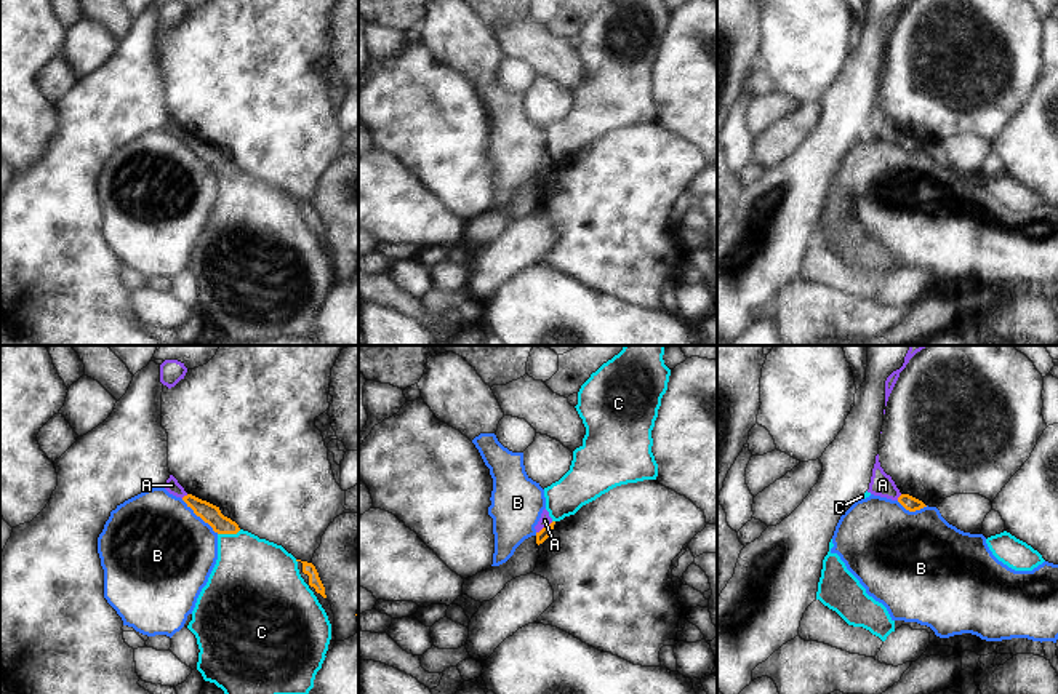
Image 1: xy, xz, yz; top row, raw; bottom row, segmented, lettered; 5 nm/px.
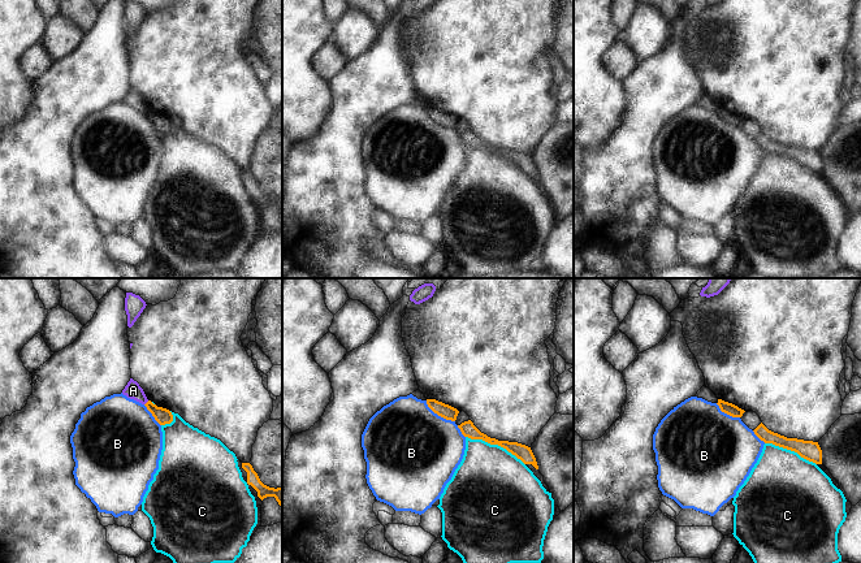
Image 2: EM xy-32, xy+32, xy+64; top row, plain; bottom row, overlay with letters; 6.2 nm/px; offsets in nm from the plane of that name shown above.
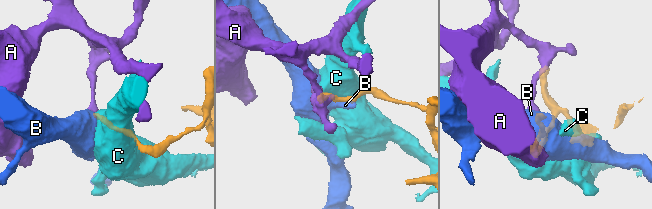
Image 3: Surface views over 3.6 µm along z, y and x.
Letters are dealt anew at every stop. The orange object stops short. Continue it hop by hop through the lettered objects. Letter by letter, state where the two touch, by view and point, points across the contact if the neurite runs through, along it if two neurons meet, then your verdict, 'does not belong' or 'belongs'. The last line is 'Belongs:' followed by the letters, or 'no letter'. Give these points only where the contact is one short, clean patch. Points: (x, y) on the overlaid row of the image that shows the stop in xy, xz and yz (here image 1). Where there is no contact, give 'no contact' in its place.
A: xz (546, 526) | along xz (553, 522), (537, 533) | does not belong
B: xy (200, 517) | does not belong
C: xy (229, 533) | does not belong
Belongs: no letter

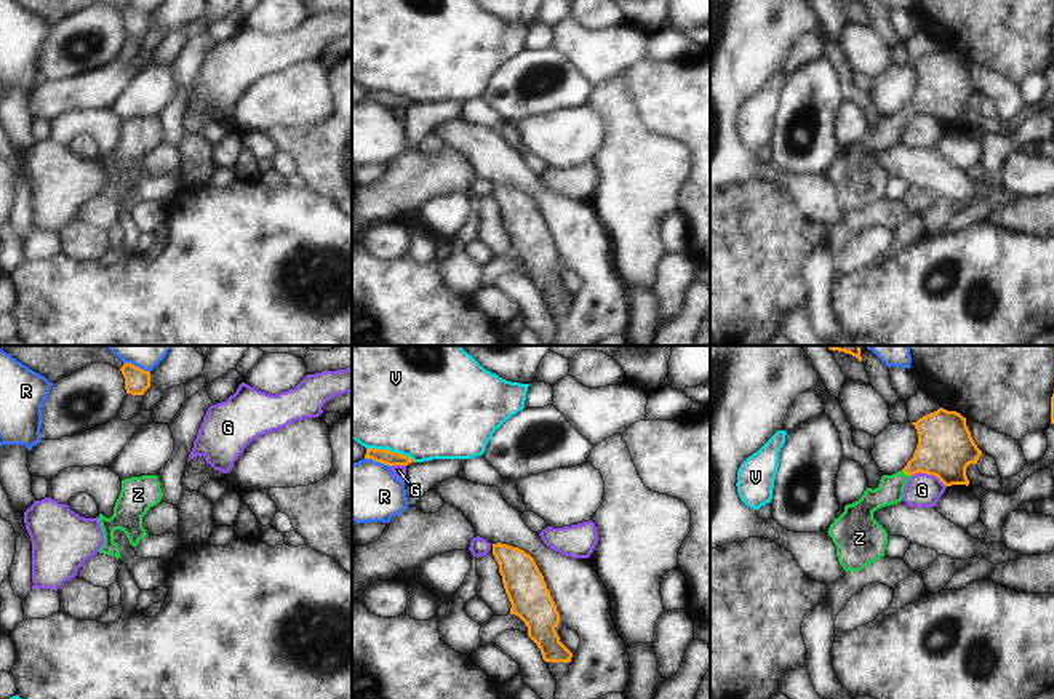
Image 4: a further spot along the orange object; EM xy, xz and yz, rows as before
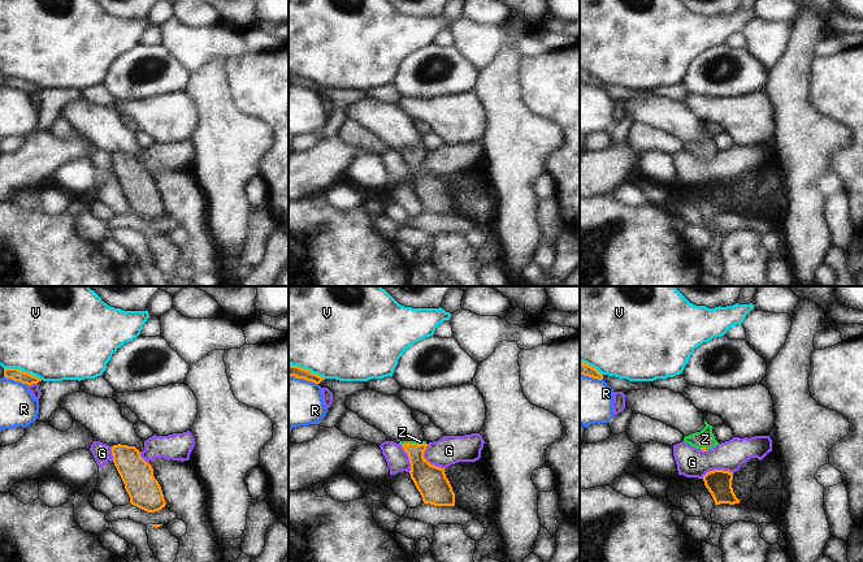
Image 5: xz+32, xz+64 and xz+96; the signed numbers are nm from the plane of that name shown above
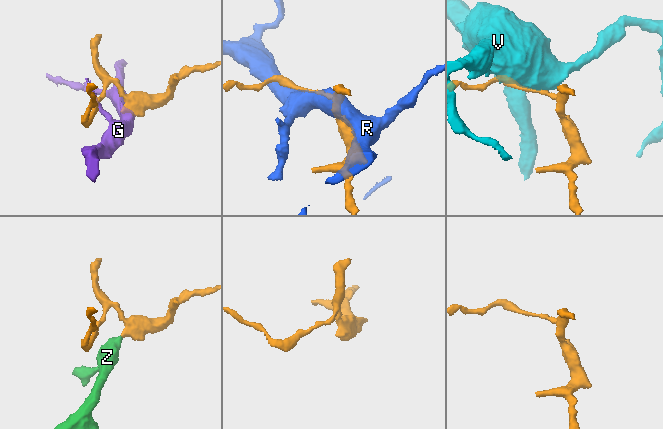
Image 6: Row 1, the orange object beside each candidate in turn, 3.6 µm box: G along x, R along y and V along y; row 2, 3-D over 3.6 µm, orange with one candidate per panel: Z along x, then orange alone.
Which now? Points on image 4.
G: yz (928, 474) | does not belong
R: xy (136, 367) | does not belong
V: xz (391, 451) | does not belong
Z: yz (906, 474) | across yz (946, 448), (915, 464), (906, 474), (890, 491) | belongs
Belongs: Z

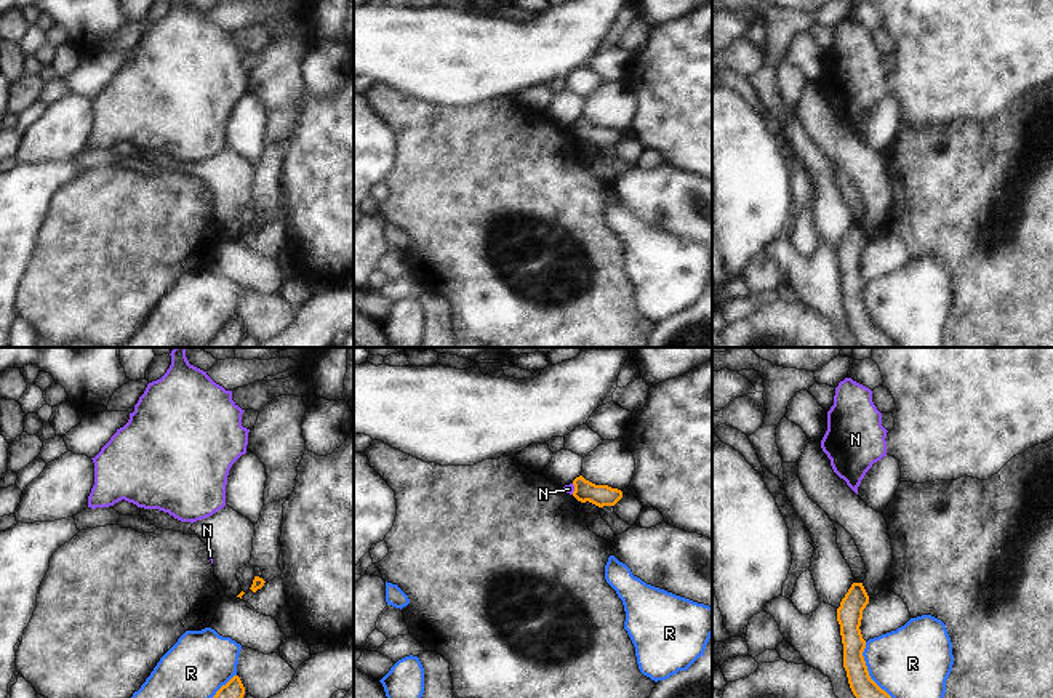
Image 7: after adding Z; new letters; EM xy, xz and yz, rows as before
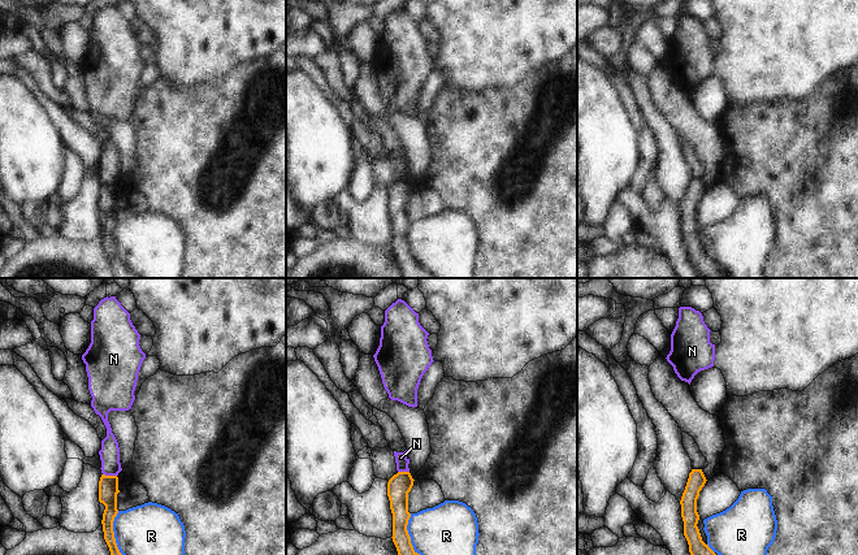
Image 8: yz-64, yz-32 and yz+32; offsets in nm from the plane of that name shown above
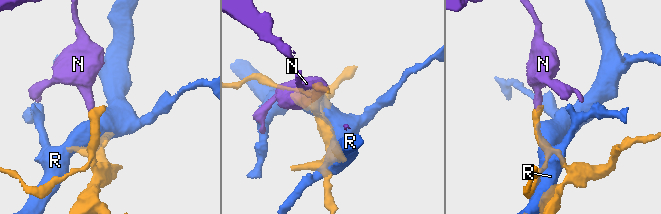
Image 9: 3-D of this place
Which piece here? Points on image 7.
N: xz (575, 489) | along xz (572, 484), (573, 493) | does not belong
R: yz (868, 671) | does not belong
Belongs: no letter

